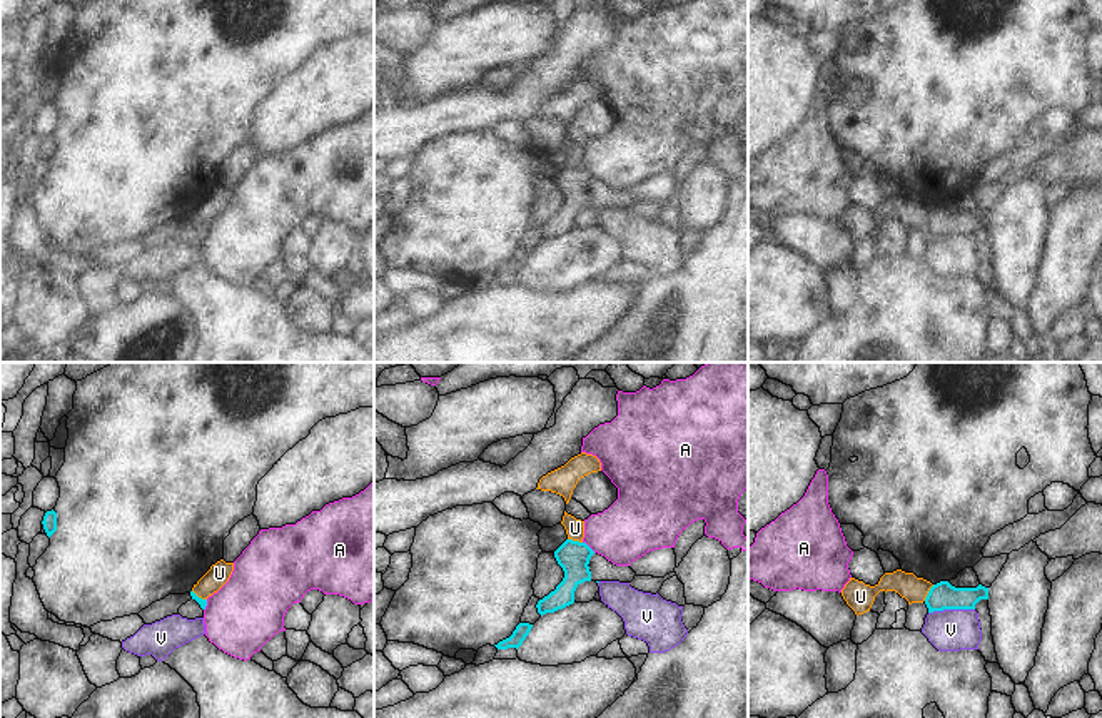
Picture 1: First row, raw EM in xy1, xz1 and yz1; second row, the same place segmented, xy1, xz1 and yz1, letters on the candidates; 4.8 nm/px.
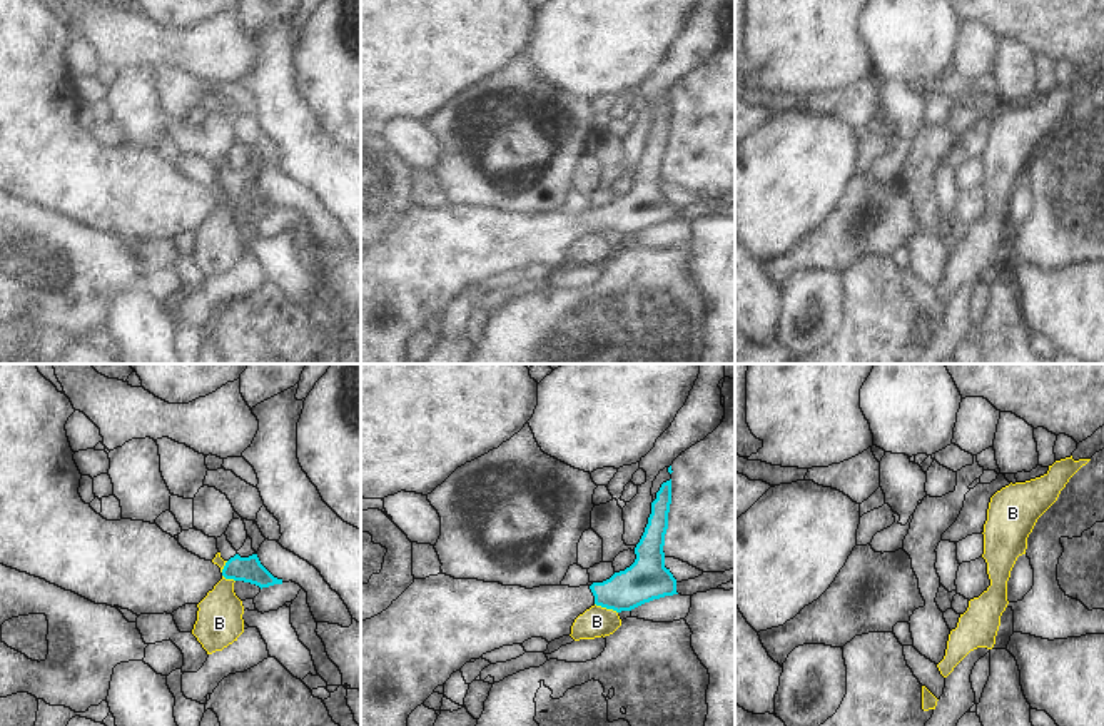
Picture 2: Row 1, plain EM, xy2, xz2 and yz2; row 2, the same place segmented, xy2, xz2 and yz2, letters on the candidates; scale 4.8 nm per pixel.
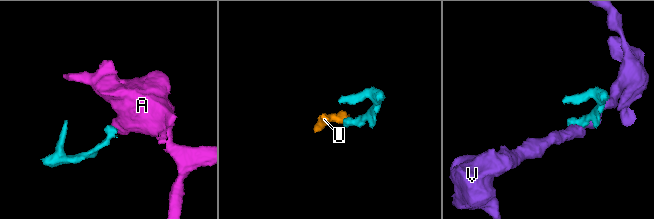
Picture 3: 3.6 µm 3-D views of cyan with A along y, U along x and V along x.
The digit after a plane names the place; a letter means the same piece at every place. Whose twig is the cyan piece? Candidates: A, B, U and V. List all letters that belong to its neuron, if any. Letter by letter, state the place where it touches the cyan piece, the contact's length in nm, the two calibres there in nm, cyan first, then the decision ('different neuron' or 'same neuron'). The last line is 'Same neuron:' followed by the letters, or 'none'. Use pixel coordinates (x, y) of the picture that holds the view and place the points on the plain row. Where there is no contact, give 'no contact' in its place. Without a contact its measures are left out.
A: xz1 (588, 172) | 80 nm | 160/300 nm | different neuron
B: xz2 (607, 234) | 120 nm | 200/150 nm | different neuron
U: yz1 (929, 219) | 90 nm | 130/120 nm | different neuron
V: yz1 (950, 234) | 220 nm | 130/200 nm | different neuron
Same neuron: none

